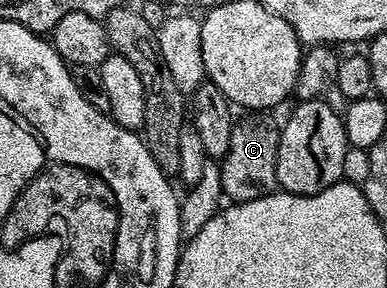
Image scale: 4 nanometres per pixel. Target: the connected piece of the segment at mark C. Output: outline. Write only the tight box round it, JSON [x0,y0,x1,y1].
[219,114,281,204]

